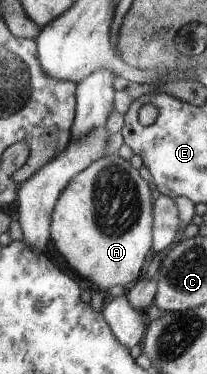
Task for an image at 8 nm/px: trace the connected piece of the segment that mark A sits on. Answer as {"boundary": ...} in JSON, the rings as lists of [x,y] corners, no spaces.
{"boundary":[[[117,154],[103,156],[95,160],[95,162],[91,162],[85,170],[79,172],[78,175],[75,175],[73,180],[70,180],[70,183],[66,186],[66,190],[62,191],[62,194],[59,195],[58,203],[54,206],[53,218],[51,219],[51,240],[53,240],[55,250],[63,256],[65,262],[67,262],[79,276],[83,276],[85,280],[93,282],[99,291],[107,292],[109,288],[115,285],[128,288],[131,282],[135,282],[137,278],[141,276],[145,258],[147,258],[147,254],[151,252],[151,220],[154,220],[154,218],[151,218],[151,204],[153,204],[151,200],[153,200],[153,192],[151,192],[149,184],[141,178],[139,171],[140,170],[135,170],[135,168],[131,166],[130,161],[122,159]]]}

